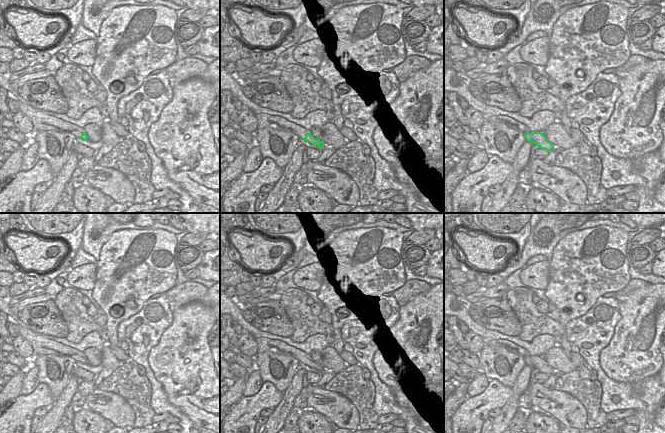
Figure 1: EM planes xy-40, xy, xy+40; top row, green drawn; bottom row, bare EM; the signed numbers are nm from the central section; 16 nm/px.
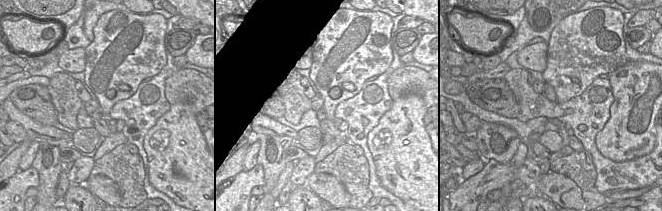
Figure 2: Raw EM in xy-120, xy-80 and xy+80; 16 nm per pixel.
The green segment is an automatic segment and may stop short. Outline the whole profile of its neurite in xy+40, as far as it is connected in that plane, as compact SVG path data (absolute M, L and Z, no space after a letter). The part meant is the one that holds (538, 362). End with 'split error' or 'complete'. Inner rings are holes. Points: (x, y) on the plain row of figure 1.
M483 338L484 345L504 345L508 348L511 348L512 351L516 351L520 356L525 360L525 364L534 367L541 373L551 375L554 373L554 369L545 361L541 356L530 355L525 349L520 346L517 346L511 341L498 339L493 340L491 338Z; split error

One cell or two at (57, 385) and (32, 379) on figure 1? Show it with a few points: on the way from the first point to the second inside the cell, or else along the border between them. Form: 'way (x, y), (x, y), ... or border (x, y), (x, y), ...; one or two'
border (33, 361), (38, 369), (39, 382); two

